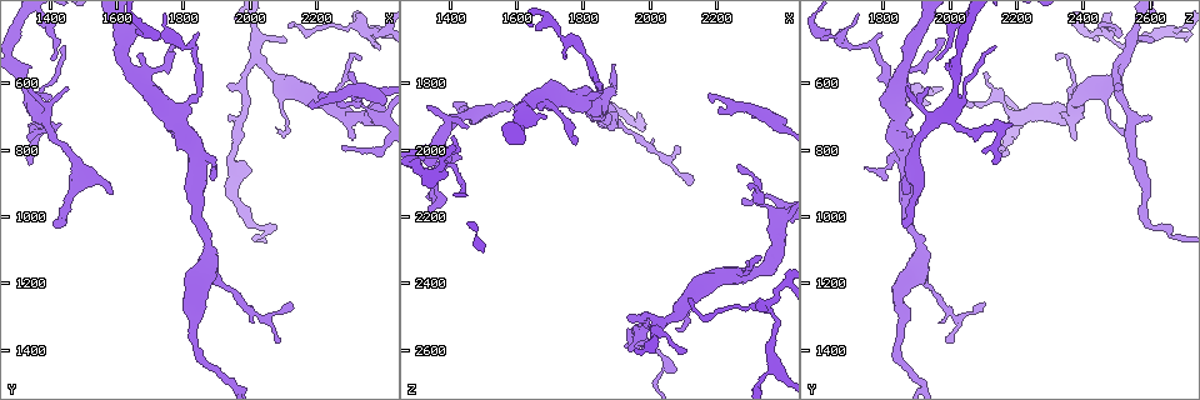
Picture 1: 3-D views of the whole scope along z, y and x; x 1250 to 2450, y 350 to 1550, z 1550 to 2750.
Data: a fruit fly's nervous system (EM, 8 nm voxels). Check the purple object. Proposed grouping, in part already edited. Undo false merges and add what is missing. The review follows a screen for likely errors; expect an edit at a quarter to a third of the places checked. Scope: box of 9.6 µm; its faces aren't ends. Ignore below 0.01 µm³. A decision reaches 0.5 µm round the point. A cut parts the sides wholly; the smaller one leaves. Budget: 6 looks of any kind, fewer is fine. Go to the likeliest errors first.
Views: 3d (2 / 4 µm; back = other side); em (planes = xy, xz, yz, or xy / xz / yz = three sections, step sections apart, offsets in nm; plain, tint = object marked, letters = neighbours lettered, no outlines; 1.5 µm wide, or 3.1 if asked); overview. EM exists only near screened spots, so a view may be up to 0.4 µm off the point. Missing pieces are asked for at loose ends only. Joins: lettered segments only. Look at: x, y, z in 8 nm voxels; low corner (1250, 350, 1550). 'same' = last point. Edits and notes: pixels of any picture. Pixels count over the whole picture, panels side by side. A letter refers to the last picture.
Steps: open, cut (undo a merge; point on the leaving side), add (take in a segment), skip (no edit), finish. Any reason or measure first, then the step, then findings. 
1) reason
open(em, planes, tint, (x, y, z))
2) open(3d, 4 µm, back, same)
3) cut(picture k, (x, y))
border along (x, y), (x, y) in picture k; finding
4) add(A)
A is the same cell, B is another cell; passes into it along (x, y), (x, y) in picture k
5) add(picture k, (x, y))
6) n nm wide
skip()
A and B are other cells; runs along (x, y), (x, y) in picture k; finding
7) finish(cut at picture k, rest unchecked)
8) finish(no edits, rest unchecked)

thin end
open(3d, 4 µm, back, (2080, 740, 2550))

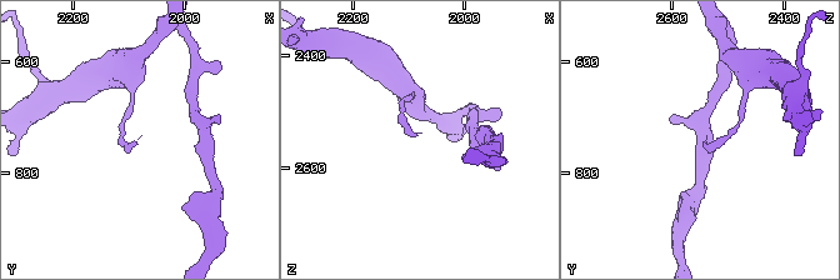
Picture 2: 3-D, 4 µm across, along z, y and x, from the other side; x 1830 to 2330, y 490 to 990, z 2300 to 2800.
open(em, planes, letters, (2090, 740, 2540))

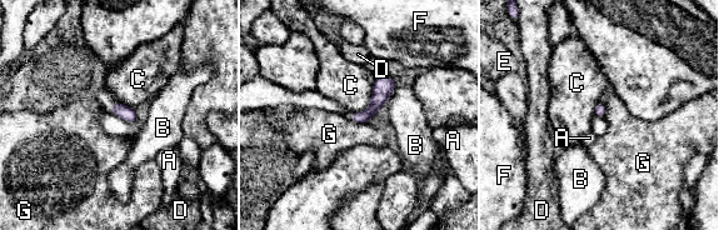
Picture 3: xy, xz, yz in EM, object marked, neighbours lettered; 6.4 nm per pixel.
70 nm wide
skip()
A, B, C, D, E, F and G are other cells; border along (375, 78), (370, 104), (351, 113) in picture 3; no lettered segment goes on from it

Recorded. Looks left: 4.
tapers out
open(em, yz, step 8, letters, (2300, 570, 2100))

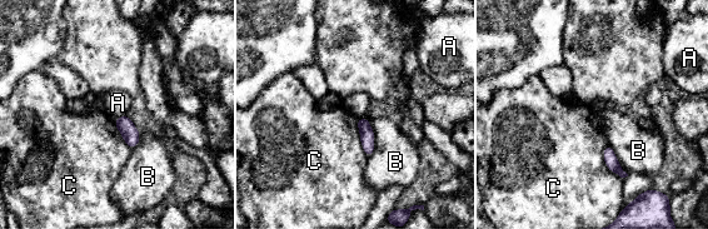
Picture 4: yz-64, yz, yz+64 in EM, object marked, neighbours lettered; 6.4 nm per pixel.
skip()
A, B and C are other cells; no lettered segment goes on from it

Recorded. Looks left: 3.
open(em, planes, plain, (1720, 460, 1640))

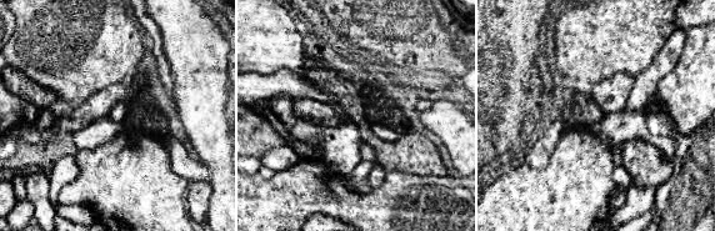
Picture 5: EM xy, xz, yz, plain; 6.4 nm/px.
open(em, planes, letters, same)

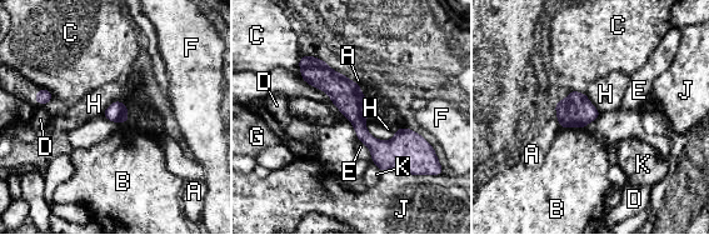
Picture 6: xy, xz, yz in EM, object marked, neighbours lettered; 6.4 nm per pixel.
120 nm wide
skip()
A, B, C, D, E, F, G, H, J and K are other cells; border along (368, 115), (373, 136), (395, 135) in picture 6; continuous, no second cell

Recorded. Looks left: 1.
finish(no edits, rest unchecked)

